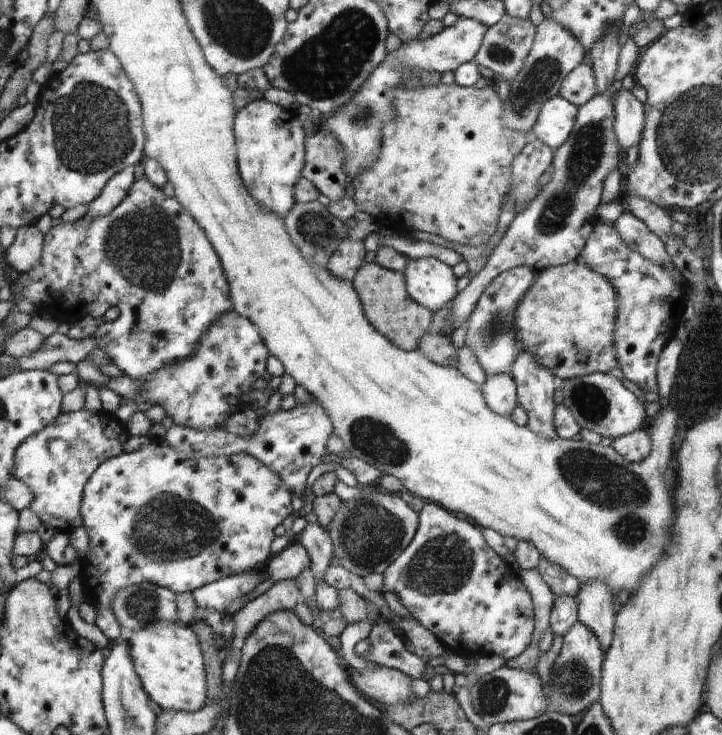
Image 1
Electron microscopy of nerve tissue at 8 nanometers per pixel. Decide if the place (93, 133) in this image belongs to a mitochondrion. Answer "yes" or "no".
yes

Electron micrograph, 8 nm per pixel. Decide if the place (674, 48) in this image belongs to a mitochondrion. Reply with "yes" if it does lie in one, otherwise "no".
no

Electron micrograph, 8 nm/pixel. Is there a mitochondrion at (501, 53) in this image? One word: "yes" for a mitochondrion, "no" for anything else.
yes

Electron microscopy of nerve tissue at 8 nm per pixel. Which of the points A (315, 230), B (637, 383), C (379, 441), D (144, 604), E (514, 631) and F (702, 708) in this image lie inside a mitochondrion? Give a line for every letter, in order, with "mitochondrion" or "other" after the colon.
A: mitochondrion
B: other
C: mitochondrion
D: mitochondrion
E: other
F: other

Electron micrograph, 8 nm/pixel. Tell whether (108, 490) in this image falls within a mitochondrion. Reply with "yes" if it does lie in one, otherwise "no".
no

